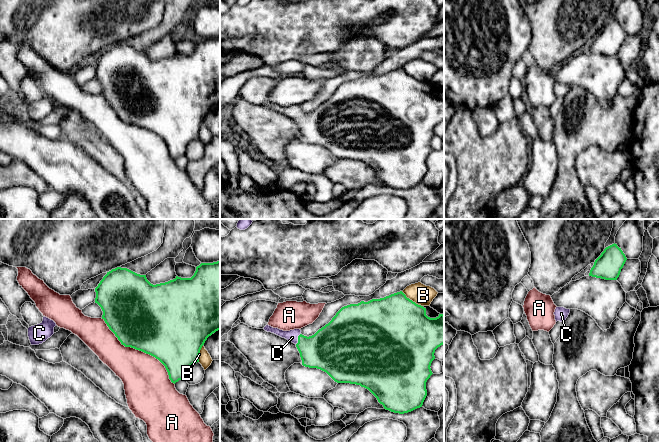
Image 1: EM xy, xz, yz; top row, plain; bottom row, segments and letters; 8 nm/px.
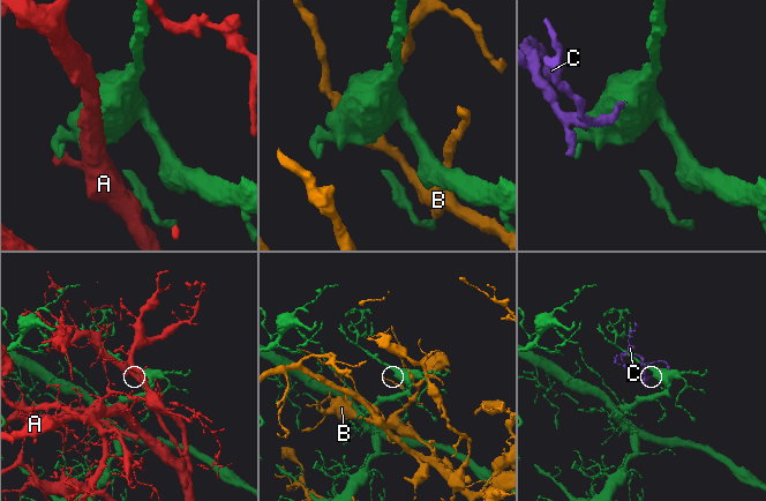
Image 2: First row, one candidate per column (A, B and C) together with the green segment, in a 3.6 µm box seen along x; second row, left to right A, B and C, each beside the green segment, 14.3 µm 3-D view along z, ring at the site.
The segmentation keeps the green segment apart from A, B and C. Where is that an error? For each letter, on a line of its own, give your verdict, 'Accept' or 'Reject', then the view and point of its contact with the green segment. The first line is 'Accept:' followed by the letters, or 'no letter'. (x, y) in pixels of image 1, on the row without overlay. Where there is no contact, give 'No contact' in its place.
Accept: C
A: Reject. Touches green at xy (139, 126)
B: Reject. Touches green at xz (411, 76)
C: Accept. Touches green at xz (298, 115)

